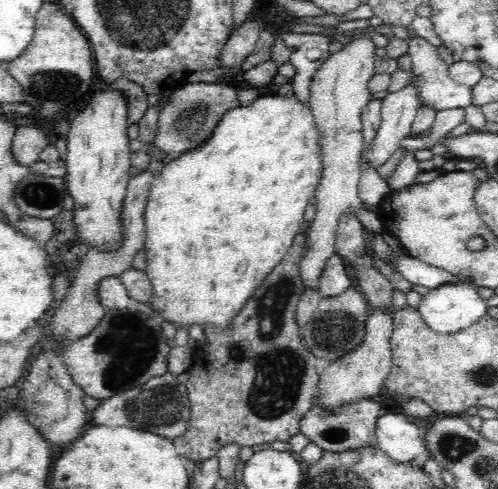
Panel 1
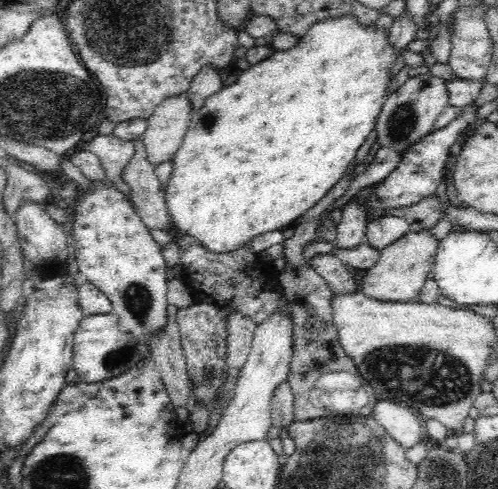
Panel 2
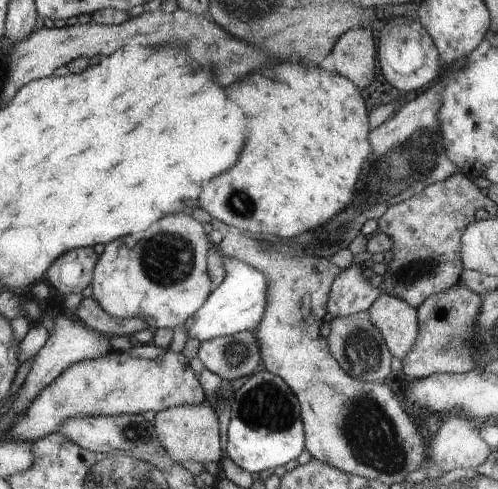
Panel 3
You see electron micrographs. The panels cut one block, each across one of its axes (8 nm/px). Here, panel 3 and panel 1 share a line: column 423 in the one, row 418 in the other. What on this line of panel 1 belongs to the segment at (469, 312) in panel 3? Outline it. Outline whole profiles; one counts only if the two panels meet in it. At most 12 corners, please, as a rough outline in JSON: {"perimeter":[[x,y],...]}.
{"perimeter":[[314,396],[300,432],[322,450],[374,444],[380,404],[358,398],[334,410]]}

